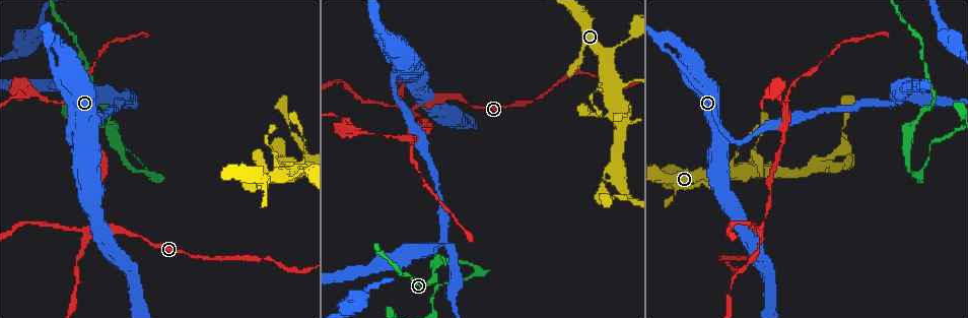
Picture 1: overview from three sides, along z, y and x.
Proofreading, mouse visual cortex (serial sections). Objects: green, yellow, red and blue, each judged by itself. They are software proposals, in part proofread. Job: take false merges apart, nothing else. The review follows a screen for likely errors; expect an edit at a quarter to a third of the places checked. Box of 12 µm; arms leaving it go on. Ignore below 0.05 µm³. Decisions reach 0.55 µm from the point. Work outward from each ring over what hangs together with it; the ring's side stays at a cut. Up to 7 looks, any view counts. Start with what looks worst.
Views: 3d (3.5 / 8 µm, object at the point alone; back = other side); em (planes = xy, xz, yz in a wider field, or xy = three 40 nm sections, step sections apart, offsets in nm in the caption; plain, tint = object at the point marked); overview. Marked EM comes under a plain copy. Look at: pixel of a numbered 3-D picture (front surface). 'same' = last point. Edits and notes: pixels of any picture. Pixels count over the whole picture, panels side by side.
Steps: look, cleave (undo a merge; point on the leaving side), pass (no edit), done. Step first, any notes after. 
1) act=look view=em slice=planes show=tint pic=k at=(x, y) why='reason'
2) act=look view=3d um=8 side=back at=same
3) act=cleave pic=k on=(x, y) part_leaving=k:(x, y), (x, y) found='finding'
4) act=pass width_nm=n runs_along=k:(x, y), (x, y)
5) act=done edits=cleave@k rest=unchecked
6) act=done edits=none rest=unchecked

act=look view=3d um=3.5 pic=1 at=(89, 228) why='sharp bend'

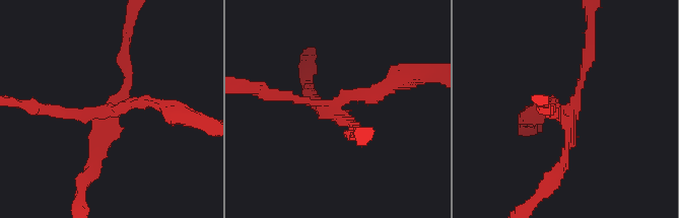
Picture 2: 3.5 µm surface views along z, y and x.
act=look view=em slice=planes show=tint pic=2 at=(112, 107)

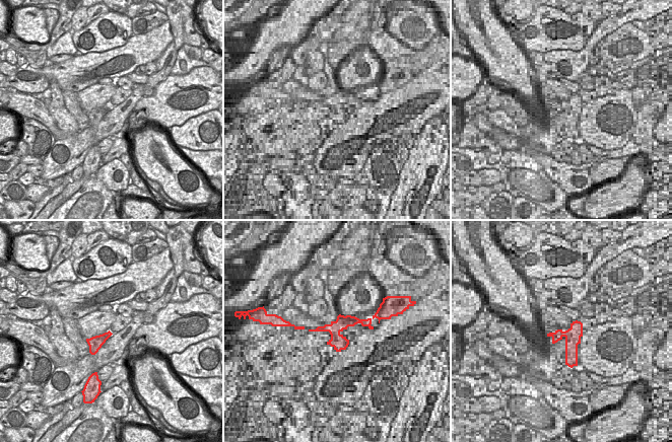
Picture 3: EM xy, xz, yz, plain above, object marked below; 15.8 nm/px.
act=cleave pic=2 on=(564, 163) arms=4 arm_widths_nm=150,150,150,200 part_leaving=2:(565, 108), (584, 77), (591, 24) found='two cells meet here'

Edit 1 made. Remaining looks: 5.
act=look view=overview why='see it whole again'

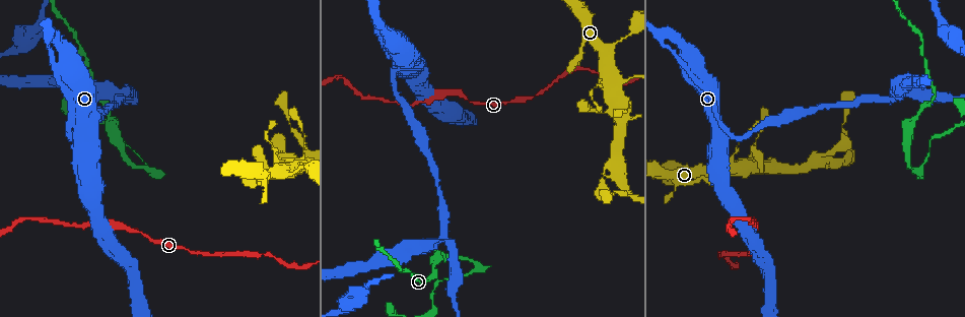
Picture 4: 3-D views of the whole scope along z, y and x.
act=look view=3d um=3.5 pic=4 at=(476, 264) why='abrupt turn'

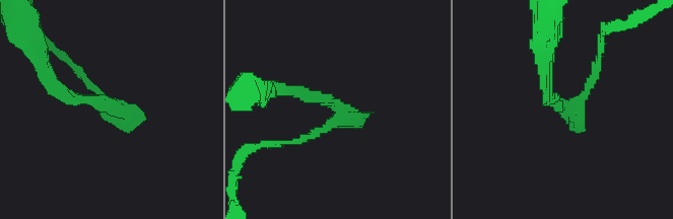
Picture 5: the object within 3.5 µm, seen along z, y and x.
act=look view=em slice=xy step=2 show=tint pic=5 at=(341, 108) why='need the tissue'

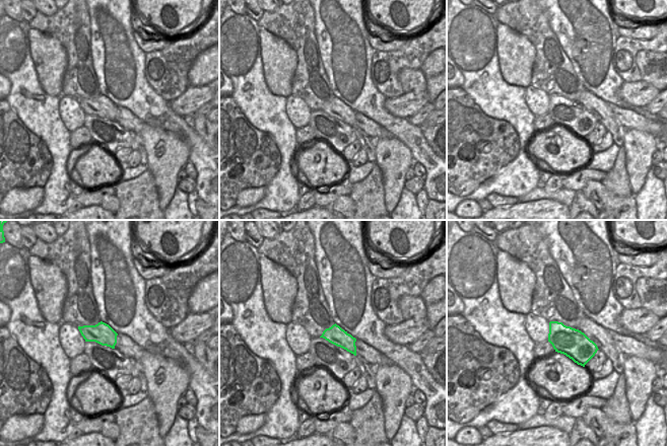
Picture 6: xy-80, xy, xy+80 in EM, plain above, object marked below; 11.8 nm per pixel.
act=cleave pic=5 on=(588, 85) part_leaving=5:(569, 105), (588, 90), (600, 41) found='a second cell is stuck on'

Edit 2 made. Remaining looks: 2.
act=done edits=cleave@2,cleave@5 rest=unchecked

